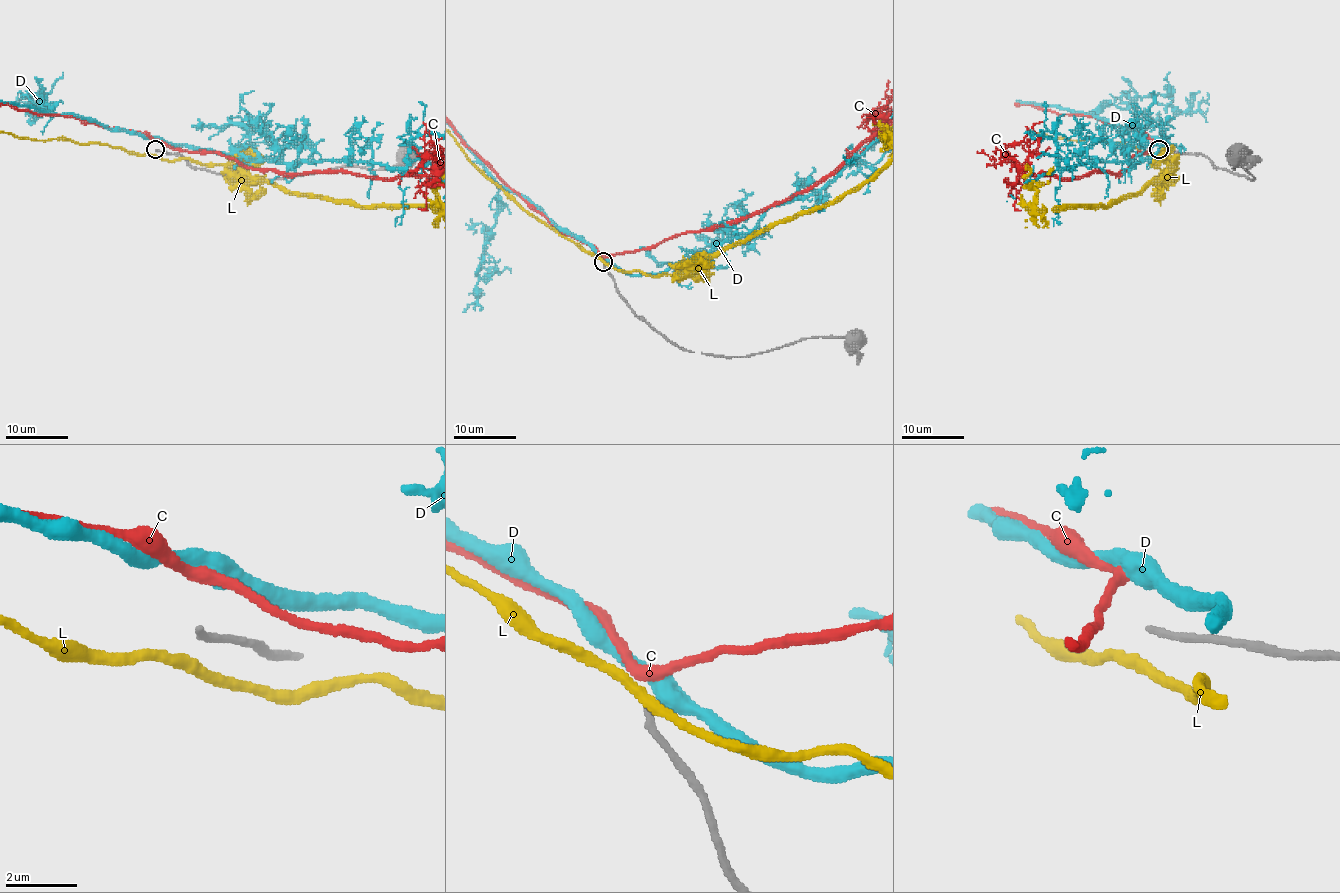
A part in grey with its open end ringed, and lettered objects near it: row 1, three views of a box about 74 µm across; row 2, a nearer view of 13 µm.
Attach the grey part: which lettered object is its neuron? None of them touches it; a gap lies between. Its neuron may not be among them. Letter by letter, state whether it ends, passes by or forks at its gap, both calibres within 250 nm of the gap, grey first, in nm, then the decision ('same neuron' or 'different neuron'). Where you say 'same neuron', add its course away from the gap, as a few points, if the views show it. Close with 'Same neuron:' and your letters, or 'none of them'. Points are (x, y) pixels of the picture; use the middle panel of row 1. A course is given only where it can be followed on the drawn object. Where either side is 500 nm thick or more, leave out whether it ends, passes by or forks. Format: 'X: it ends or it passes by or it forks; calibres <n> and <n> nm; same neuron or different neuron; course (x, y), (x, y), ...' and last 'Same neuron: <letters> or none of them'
C: it passes by; calibres 190 and 340 nm; different neuron
D: it passes by; calibres 190 and 460 nm; different neuron
L: it passes by; calibres 190 and 320 nm; different neuron
Same neuron: none of them

